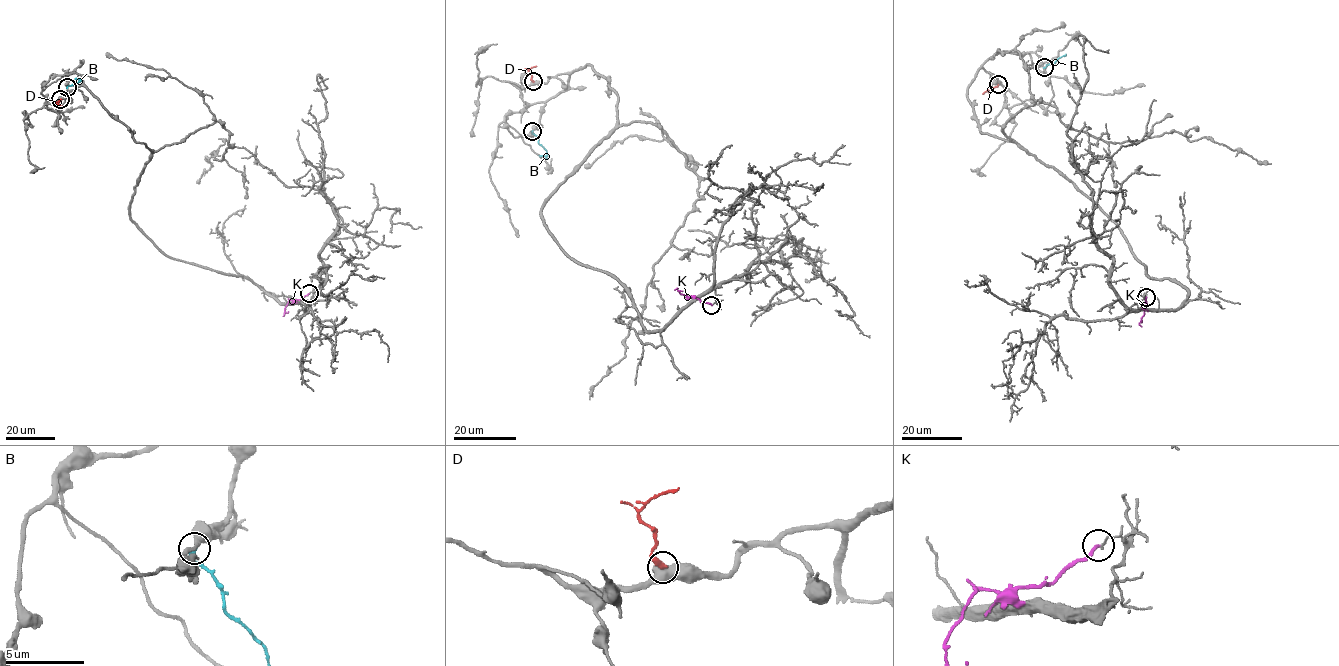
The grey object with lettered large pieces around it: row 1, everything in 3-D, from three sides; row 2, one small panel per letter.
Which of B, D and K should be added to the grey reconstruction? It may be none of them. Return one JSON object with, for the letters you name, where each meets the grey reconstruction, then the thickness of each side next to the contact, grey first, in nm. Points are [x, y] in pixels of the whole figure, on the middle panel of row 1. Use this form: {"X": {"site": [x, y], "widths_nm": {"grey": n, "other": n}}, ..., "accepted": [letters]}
{"accepted": []}

